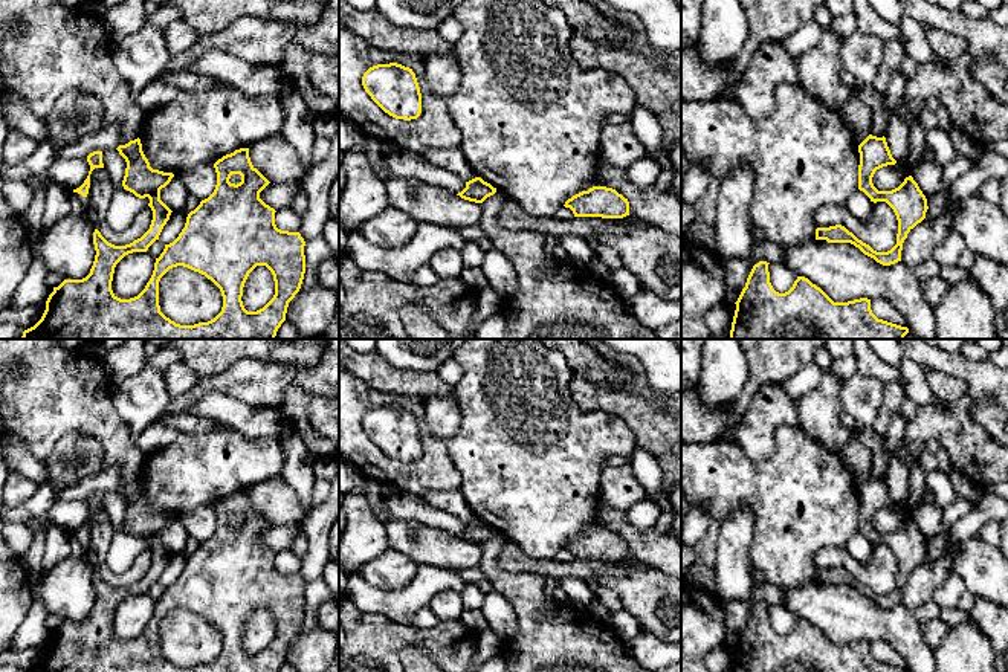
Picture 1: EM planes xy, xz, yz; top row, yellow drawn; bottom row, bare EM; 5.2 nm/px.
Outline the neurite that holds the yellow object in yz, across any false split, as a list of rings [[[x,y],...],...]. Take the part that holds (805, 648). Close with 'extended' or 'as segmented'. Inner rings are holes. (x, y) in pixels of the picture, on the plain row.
[[[767,603],[753,608],[736,646],[732,672],[909,672],[883,661],[871,652],[871,641],[834,645],[820,629],[797,619],[793,629],[779,635],[770,625]]]; as segmented

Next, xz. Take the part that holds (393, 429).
[[[397,405],[377,406],[362,418],[371,441],[396,461],[417,461],[422,455],[422,435],[412,411]]]; as segmented

